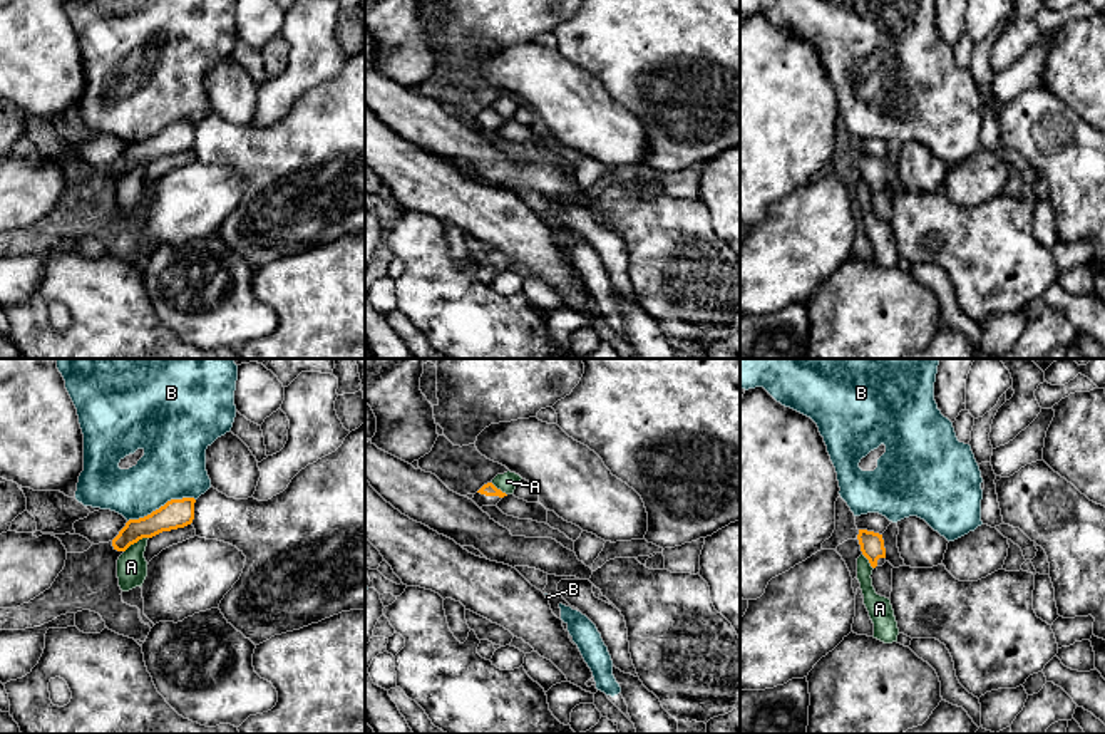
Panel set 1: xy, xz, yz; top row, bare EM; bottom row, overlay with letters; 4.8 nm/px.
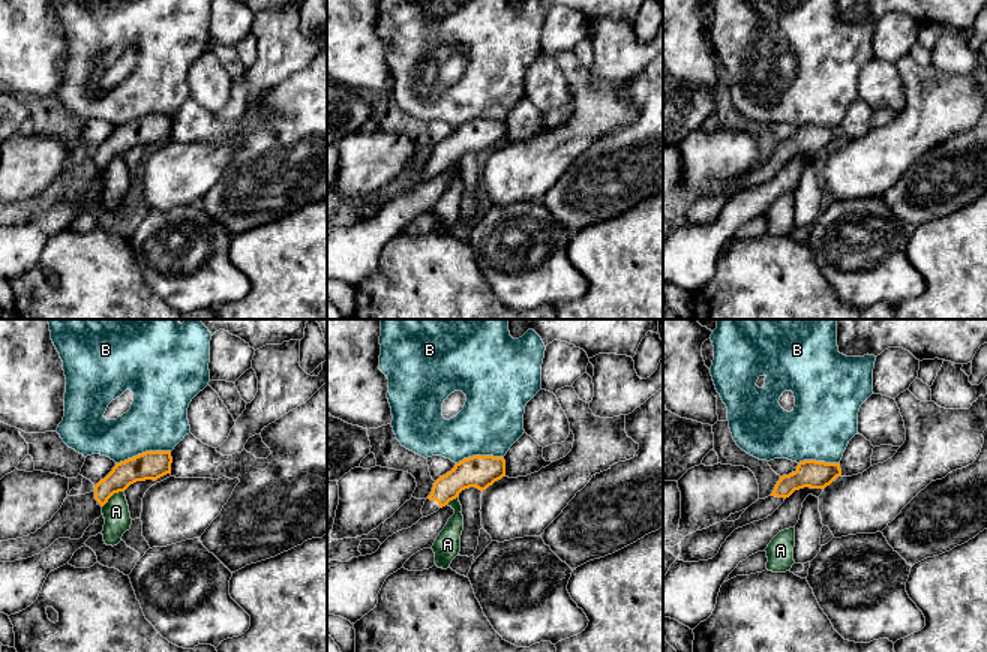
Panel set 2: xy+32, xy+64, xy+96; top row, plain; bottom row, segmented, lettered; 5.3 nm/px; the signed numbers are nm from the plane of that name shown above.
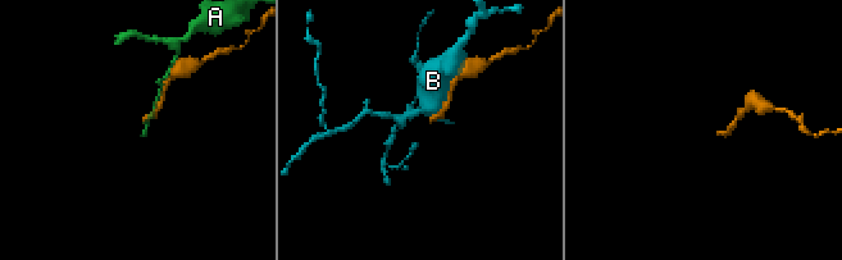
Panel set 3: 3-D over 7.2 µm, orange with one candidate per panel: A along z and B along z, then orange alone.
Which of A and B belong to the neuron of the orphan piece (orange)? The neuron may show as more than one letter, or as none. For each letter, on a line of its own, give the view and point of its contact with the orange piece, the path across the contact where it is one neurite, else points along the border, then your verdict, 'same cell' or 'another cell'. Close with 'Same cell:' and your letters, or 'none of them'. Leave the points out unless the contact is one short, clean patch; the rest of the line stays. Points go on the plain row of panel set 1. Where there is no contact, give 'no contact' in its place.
A: contact xy (136, 166); another cell
B: contact xy (161, 131); another cell
Same cell: none of them

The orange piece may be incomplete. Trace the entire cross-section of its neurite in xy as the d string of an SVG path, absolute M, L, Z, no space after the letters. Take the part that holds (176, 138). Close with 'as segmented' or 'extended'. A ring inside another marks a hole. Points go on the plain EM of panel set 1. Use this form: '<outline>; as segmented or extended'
M194 122L171 124L144 142L129 144L112 164L114 174L126 176L142 163L152 163L162 156L191 149L194 144L194 127Z; as segmented

